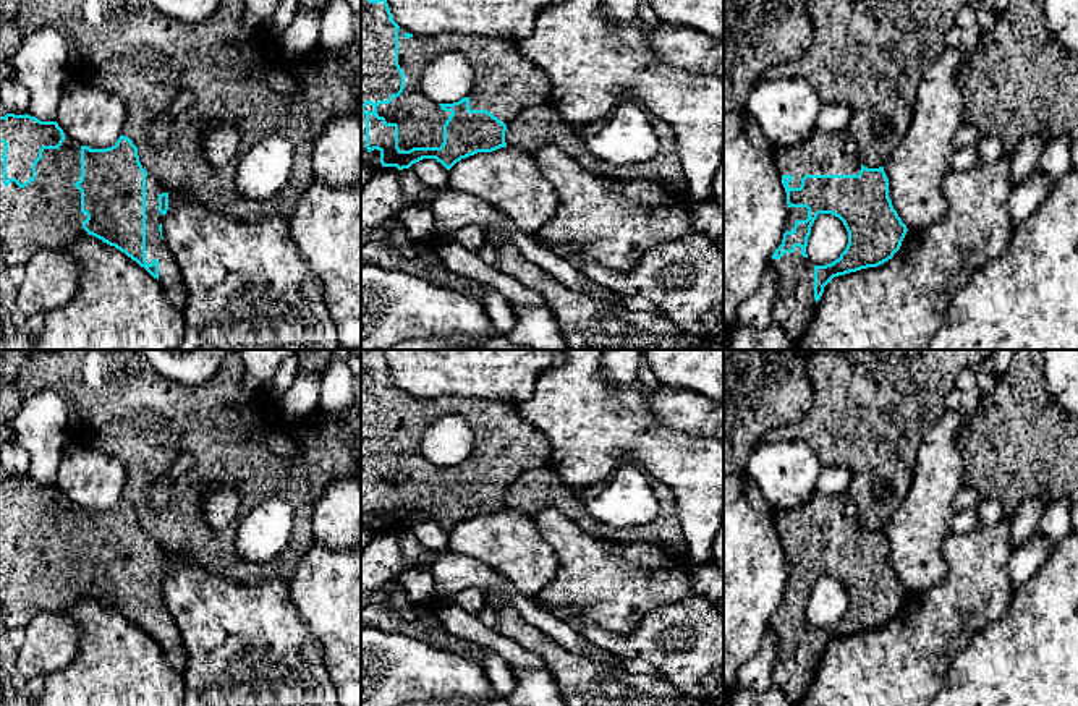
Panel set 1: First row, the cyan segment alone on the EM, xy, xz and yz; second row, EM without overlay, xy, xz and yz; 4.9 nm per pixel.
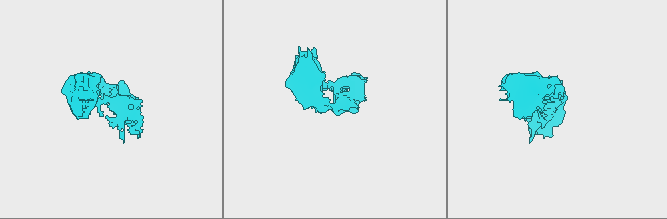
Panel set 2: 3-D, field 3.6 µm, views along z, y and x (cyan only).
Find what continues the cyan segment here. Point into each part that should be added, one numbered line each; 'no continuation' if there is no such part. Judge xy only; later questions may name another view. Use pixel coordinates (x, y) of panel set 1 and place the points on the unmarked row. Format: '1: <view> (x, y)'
1: xy (44, 577)
2: xy (170, 640)

